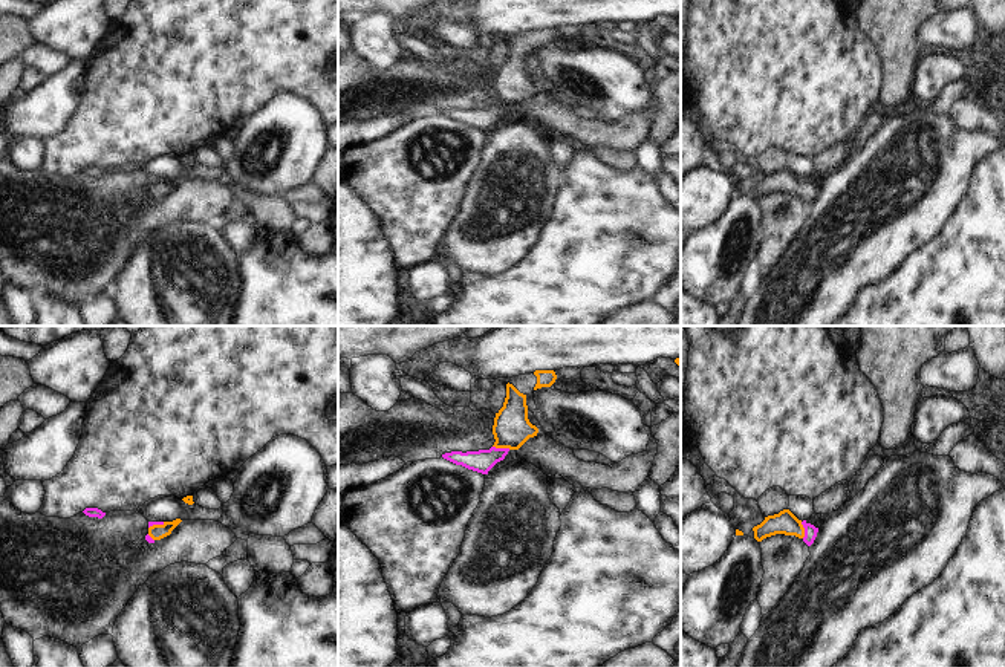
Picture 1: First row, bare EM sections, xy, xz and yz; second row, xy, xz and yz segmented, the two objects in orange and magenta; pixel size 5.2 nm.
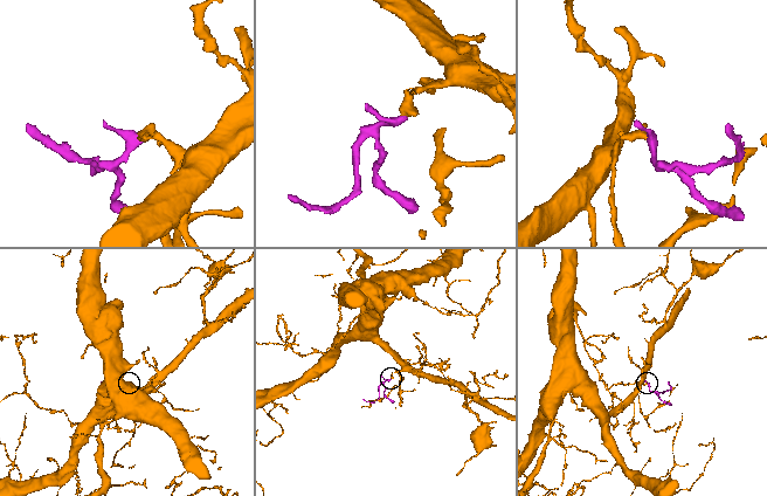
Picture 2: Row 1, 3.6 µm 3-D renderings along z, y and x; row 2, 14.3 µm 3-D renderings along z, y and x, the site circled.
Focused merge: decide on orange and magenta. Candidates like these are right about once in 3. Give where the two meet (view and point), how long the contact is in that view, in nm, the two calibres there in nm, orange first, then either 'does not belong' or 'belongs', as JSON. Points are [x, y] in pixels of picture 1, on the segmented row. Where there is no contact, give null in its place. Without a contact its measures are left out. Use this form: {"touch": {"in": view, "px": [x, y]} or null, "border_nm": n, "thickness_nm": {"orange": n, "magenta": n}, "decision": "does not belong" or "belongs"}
{"touch": {"in": "xz", "px": [502, 447]}, "border_nm": 100, "thickness_nm": {"orange": 200, "magenta": 120}, "decision": "belongs"}

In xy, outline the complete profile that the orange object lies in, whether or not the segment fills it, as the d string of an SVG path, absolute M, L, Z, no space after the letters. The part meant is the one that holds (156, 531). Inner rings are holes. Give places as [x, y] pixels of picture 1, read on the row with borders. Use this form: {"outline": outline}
{"outline": "M176 519L173 522L148 522L148 534L145 535L145 540L148 543L154 543L156 540L161 540L171 534L171 531L181 523L181 519Z"}

